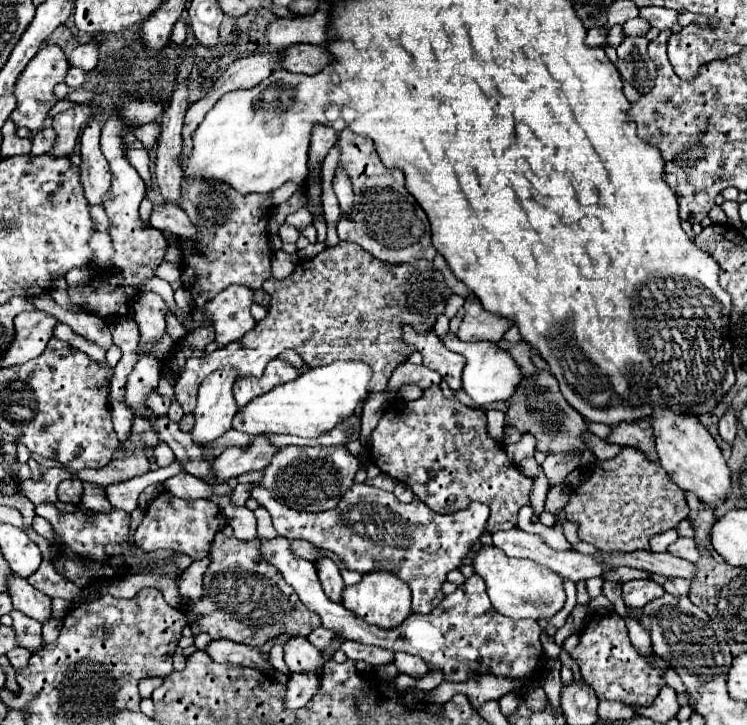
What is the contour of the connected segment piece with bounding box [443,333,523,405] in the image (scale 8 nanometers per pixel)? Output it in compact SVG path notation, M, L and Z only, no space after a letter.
M447 333L447 337L443 339L443 343L445 343L447 349L451 349L455 353L461 353L467 359L467 365L463 369L463 391L477 405L489 405L489 403L495 403L495 401L509 399L515 393L515 389L521 383L521 379L523 379L521 369L515 363L515 359L505 349L501 349L497 343L491 343L491 341L465 343L465 341L459 341L451 333Z

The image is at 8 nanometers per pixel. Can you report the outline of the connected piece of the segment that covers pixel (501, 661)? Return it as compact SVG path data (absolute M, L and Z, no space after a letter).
M277 537L271 541L261 539L261 553L281 571L285 581L303 601L303 605L307 605L321 617L323 627L341 633L345 639L385 647L393 653L405 651L411 655L421 655L429 669L443 669L447 681L465 681L467 677L481 673L481 667L489 667L493 675L511 677L527 677L539 669L543 653L539 641L541 627L537 625L537 621L531 619L515 621L497 613L485 593L485 583L479 575L467 579L455 593L445 595L439 607L435 607L429 615L411 613L411 617L407 617L399 627L379 629L377 625L367 625L363 619L355 617L355 613L345 609L341 603L333 603L331 599L327 599L323 587L319 585L315 565L297 559L289 549L289 543L291 541L285 537Z

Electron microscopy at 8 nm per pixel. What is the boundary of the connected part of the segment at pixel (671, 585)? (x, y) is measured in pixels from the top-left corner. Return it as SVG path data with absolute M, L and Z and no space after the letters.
M675 577L675 579L667 579L667 581L663 583L663 589L665 589L667 593L687 595L687 593L689 593L689 585L691 585L689 579L679 579L679 577Z

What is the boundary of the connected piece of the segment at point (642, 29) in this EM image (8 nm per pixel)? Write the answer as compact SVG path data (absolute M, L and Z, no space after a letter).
M635 17L635 19L627 21L627 23L623 25L623 29L625 29L625 35L627 35L627 37L639 37L639 35L647 33L647 31L651 29L651 25L649 25L649 21L647 21L647 19Z

